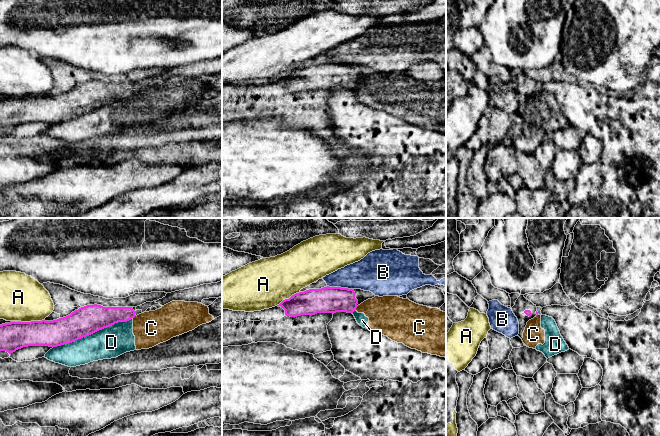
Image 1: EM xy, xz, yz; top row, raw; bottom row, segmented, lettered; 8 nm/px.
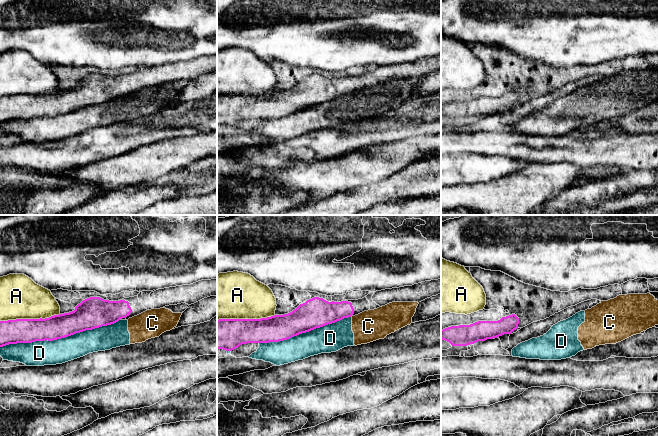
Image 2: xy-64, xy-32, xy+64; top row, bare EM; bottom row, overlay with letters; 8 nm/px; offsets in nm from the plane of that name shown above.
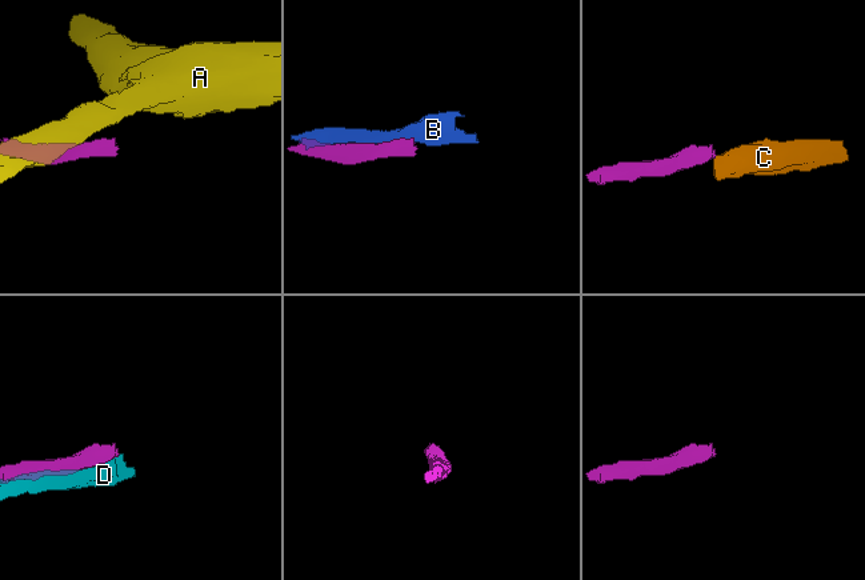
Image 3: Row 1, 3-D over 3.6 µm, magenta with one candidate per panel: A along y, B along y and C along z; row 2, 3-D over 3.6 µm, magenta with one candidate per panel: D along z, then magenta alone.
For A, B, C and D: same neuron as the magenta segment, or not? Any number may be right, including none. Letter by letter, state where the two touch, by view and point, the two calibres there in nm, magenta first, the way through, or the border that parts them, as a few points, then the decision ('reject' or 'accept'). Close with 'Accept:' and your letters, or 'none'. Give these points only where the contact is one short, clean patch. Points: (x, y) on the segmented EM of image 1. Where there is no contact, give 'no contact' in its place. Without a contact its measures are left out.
A: xz (287, 299) | 200/400 nm | reject
B: xz (340, 287) | 200/260 nm | reject
C: xy (133, 317) | 180/280 nm | along xy (135, 315), (131, 318) | reject
D: xy (92, 333) | 220/260 nm | reject
Accept: none

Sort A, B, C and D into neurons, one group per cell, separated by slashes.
A / B / C D

